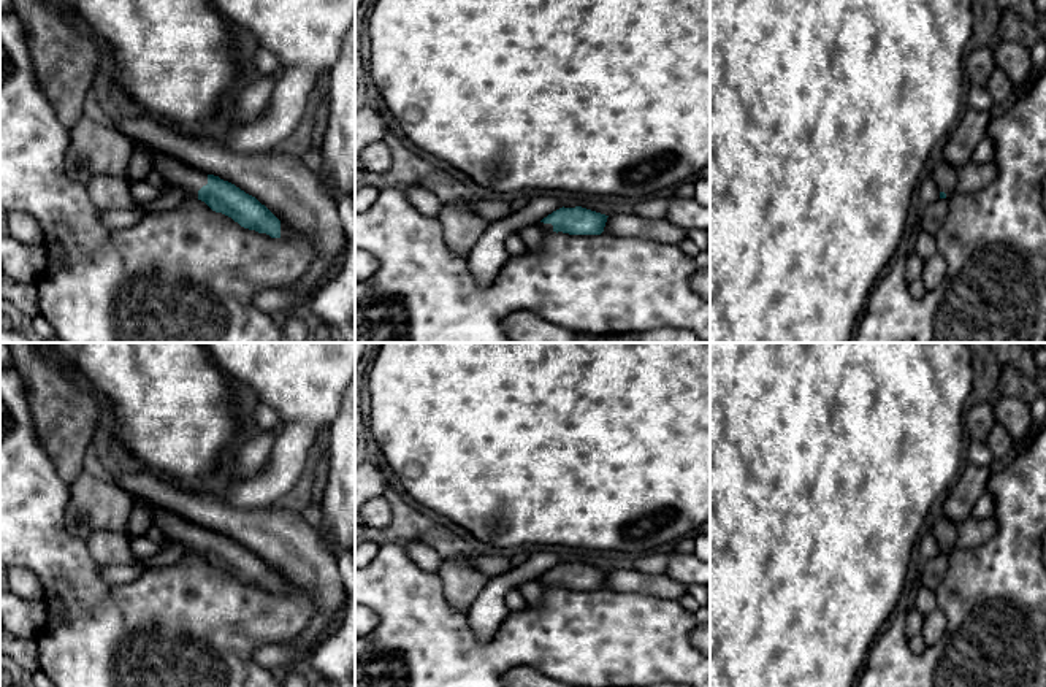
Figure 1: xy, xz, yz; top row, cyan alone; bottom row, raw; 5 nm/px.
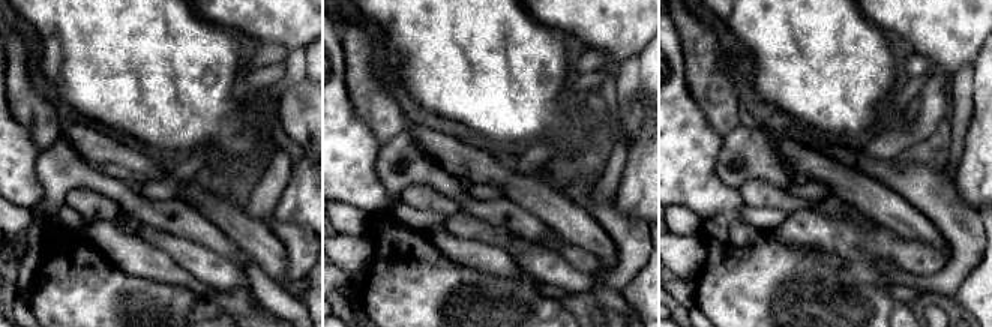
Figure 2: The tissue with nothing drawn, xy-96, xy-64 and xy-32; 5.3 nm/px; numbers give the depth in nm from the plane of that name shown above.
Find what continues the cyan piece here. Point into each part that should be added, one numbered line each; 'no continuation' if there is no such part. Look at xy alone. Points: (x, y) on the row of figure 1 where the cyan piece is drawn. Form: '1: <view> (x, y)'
1: xy (176, 173)

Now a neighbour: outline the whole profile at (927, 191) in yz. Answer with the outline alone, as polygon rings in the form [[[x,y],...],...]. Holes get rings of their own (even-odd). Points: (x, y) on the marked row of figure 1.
[[[932,175],[918,182],[918,195],[922,206],[940,198],[940,190],[933,182]]]

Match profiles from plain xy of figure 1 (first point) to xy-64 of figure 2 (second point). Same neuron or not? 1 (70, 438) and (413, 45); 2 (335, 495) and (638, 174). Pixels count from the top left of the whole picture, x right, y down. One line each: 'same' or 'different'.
1: different
2: same

